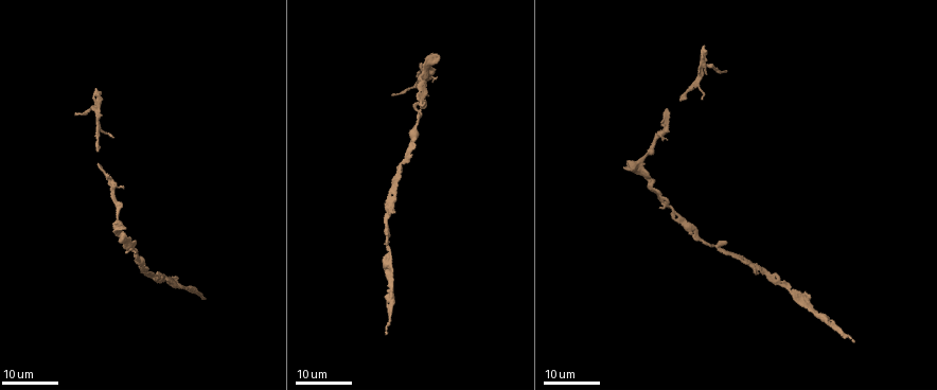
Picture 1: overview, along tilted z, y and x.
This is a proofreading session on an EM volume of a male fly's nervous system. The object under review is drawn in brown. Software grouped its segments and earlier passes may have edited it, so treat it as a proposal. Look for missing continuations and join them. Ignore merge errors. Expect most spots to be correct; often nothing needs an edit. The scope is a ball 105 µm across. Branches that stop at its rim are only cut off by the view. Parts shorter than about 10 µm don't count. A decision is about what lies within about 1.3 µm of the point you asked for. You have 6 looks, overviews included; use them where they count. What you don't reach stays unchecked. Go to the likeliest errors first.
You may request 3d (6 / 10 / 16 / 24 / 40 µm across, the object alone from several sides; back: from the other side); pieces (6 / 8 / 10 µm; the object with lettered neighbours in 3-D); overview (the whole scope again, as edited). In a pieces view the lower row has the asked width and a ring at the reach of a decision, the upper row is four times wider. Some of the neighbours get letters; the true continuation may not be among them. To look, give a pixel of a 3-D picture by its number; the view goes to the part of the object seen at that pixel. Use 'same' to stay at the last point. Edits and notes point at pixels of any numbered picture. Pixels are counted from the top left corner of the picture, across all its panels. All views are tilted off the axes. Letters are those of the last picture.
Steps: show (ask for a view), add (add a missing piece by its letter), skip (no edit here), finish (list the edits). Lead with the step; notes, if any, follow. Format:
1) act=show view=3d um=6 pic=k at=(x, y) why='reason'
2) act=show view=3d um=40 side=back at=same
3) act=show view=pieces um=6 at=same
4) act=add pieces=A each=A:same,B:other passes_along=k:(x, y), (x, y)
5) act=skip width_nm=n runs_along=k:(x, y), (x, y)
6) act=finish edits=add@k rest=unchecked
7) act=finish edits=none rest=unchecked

act=show view=3d um=24 pic=1 at=(854, 342) why='end of a long branch'

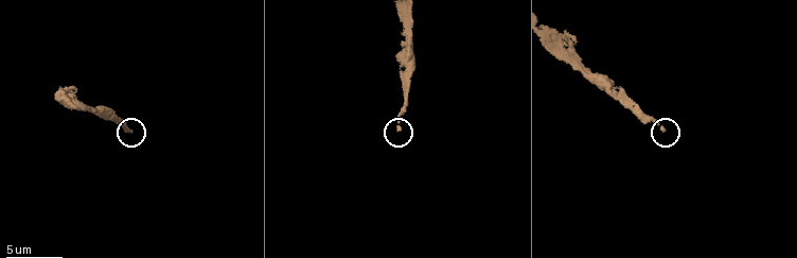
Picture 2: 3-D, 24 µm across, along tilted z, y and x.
act=show view=pieces um=6 pic=2 at=(399, 129)

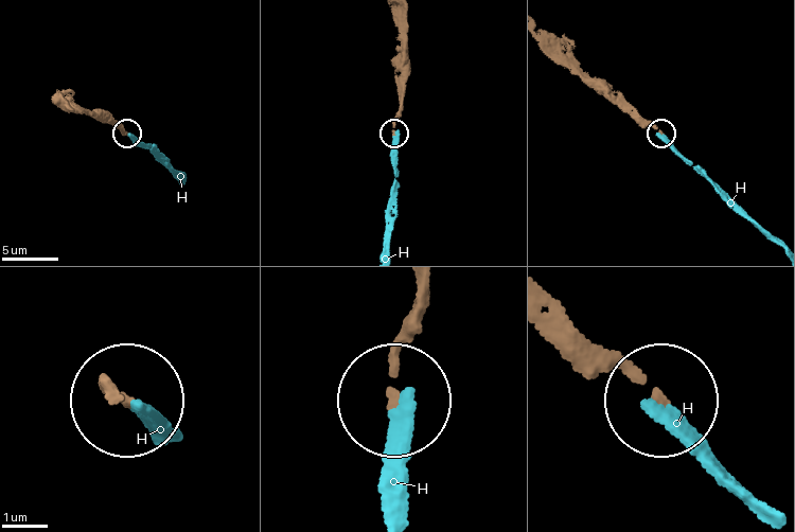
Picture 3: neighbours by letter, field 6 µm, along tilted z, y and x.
act=add pieces=H width_nm=160 each=H:same passes_along=3:(553, 299), (647, 377), (772, 512) found='it goes on there'

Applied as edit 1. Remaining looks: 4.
act=show view=overview

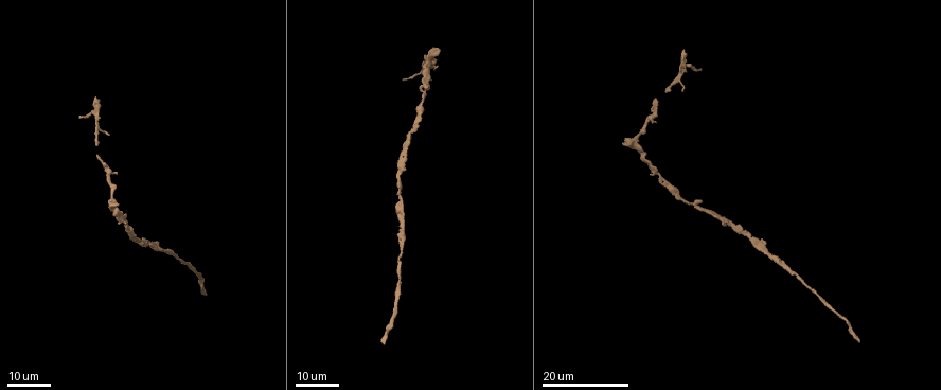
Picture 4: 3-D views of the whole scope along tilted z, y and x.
act=show view=3d um=16 pic=4 at=(683, 88) why='an open end'

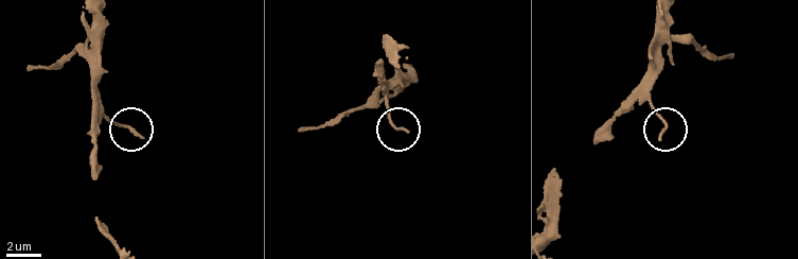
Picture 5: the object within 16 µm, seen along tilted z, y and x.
act=show view=pieces um=8 pic=5 at=(661, 135)

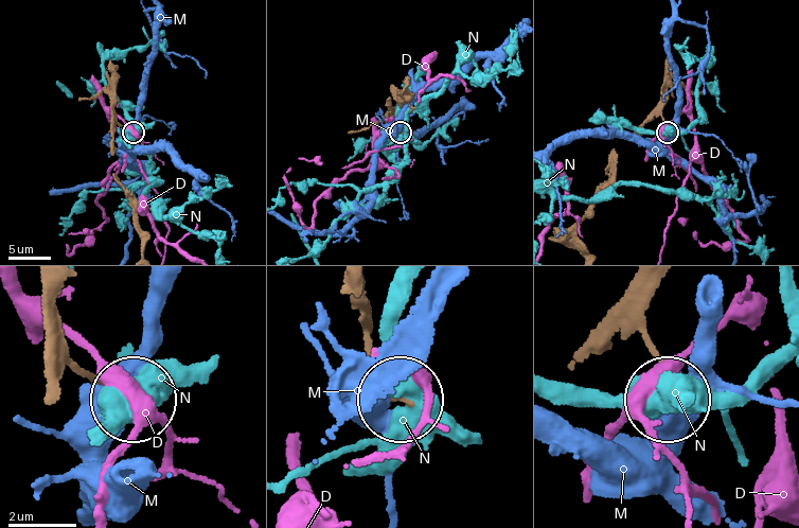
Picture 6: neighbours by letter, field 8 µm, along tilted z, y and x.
act=skip width_nm=130 each=D:other,M:other,N:other found='no lettered piece goes on from it'

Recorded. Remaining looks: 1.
act=finish edits=add@3 rest=unchecked

